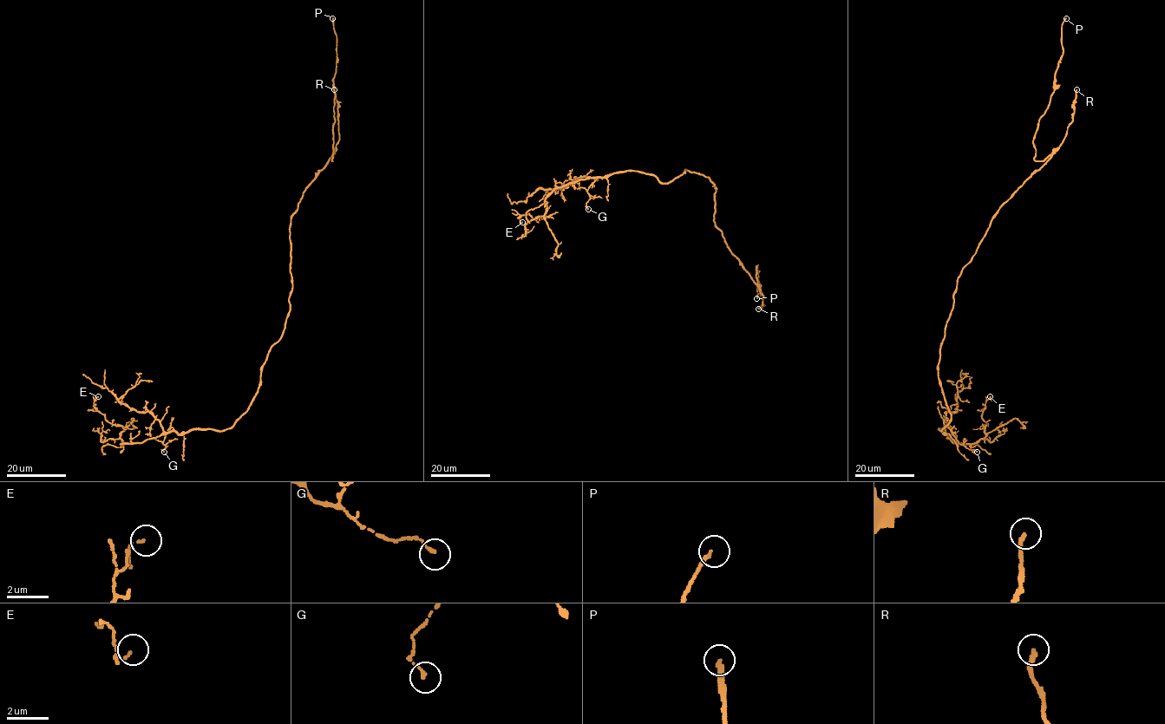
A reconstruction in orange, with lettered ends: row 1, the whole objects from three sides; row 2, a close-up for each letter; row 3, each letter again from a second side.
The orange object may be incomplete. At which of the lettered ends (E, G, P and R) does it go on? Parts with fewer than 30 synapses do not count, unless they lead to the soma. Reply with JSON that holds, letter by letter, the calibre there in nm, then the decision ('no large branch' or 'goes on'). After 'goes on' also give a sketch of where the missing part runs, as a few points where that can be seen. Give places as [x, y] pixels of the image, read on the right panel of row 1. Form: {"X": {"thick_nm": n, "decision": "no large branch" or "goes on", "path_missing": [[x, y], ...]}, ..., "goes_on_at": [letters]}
{"E": {"thick_nm": 90, "decision": "no large branch"}, "G": {"thick_nm": 140, "decision": "no large branch"}, "P": {"thick_nm": 190, "decision": "goes on"}, "R": {"thick_nm": 190, "decision": "no large branch"}, "goes_on_at": ["P"]}

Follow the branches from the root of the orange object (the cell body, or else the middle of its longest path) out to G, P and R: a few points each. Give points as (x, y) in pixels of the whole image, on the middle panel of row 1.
G: (713, 185), (708, 177), (688, 170), (667, 183), (645, 172), (616, 172), (598, 177), (589, 185), (588, 209)
P: (713, 185), (716, 188), (715, 224), (729, 249), (756, 283), (757, 265), (761, 296), (757, 294), (756, 298)
R: (713, 185), (716, 188), (715, 224), (720, 230), (729, 249), (762, 296), (762, 306), (758, 309)

